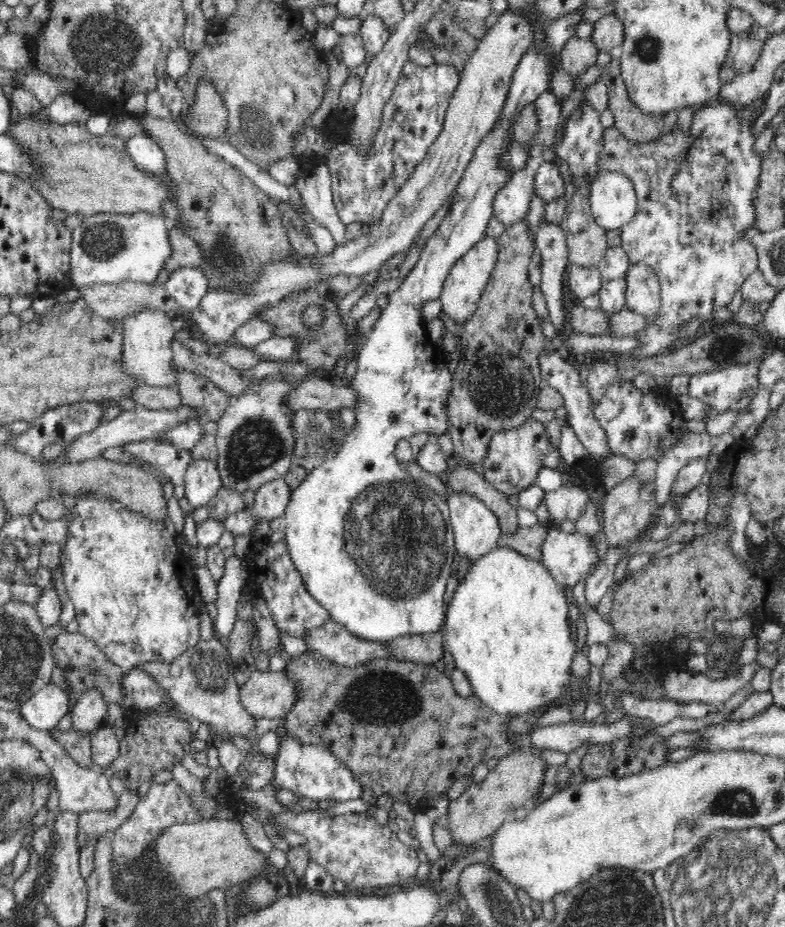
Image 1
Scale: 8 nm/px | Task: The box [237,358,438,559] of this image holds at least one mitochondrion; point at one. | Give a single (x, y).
(312, 429)

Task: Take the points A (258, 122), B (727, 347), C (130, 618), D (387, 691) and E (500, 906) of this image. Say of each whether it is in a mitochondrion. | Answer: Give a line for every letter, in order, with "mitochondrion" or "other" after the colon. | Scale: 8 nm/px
A: mitochondrion
B: mitochondrion
C: other
D: mitochondrion
E: mitochondrion

